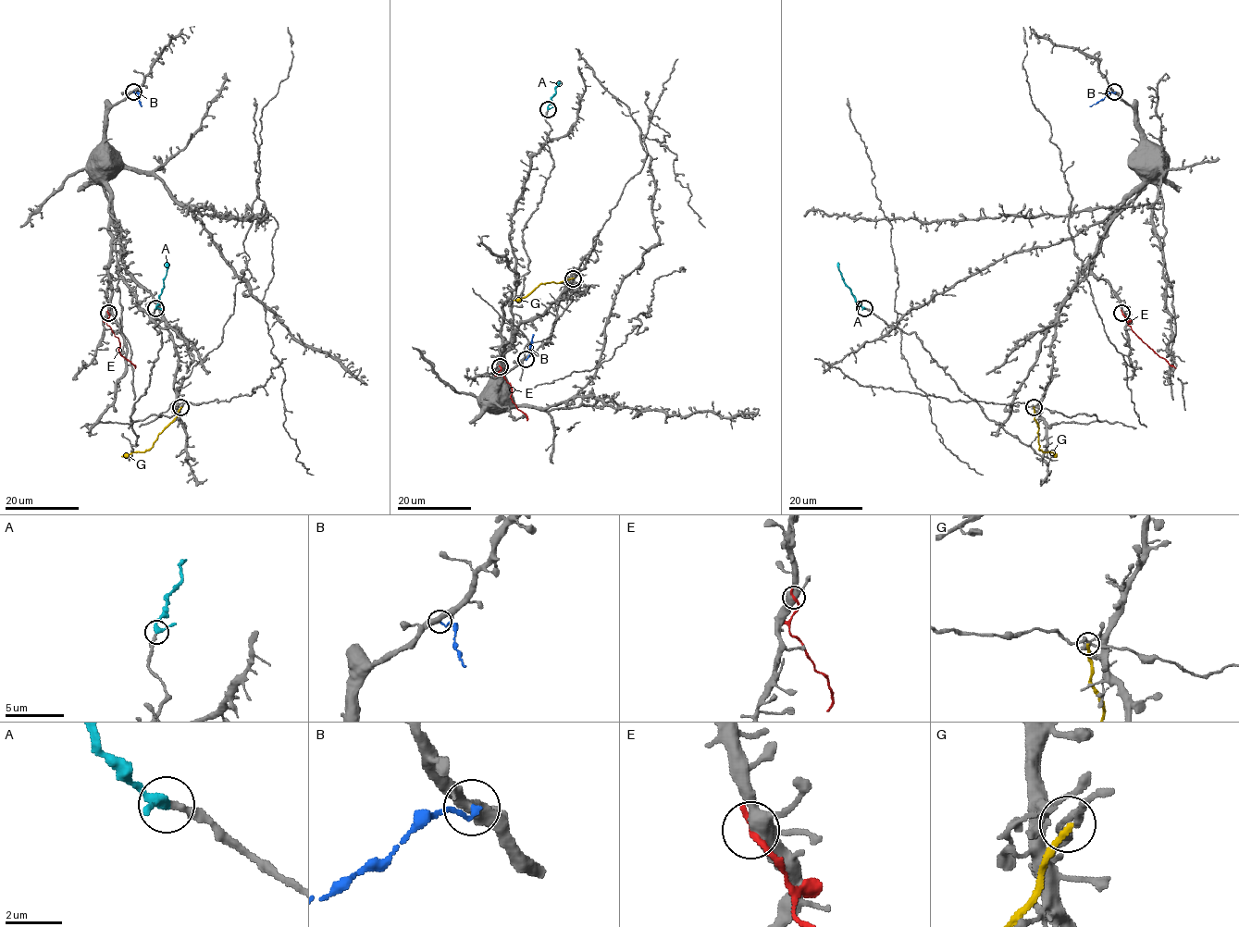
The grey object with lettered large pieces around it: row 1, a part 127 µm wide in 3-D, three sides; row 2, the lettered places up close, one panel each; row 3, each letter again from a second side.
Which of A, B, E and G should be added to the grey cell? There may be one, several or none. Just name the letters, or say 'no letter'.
A

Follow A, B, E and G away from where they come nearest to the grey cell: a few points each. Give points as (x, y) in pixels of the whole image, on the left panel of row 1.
A: (155, 308), (163, 288), (167, 262)
B: (133, 92), (138, 93), (142, 106)
E: (108, 313), (106, 324), (119, 340), (118, 351), (135, 368)
G: (180, 406), (177, 416), (151, 448), (121, 456)

